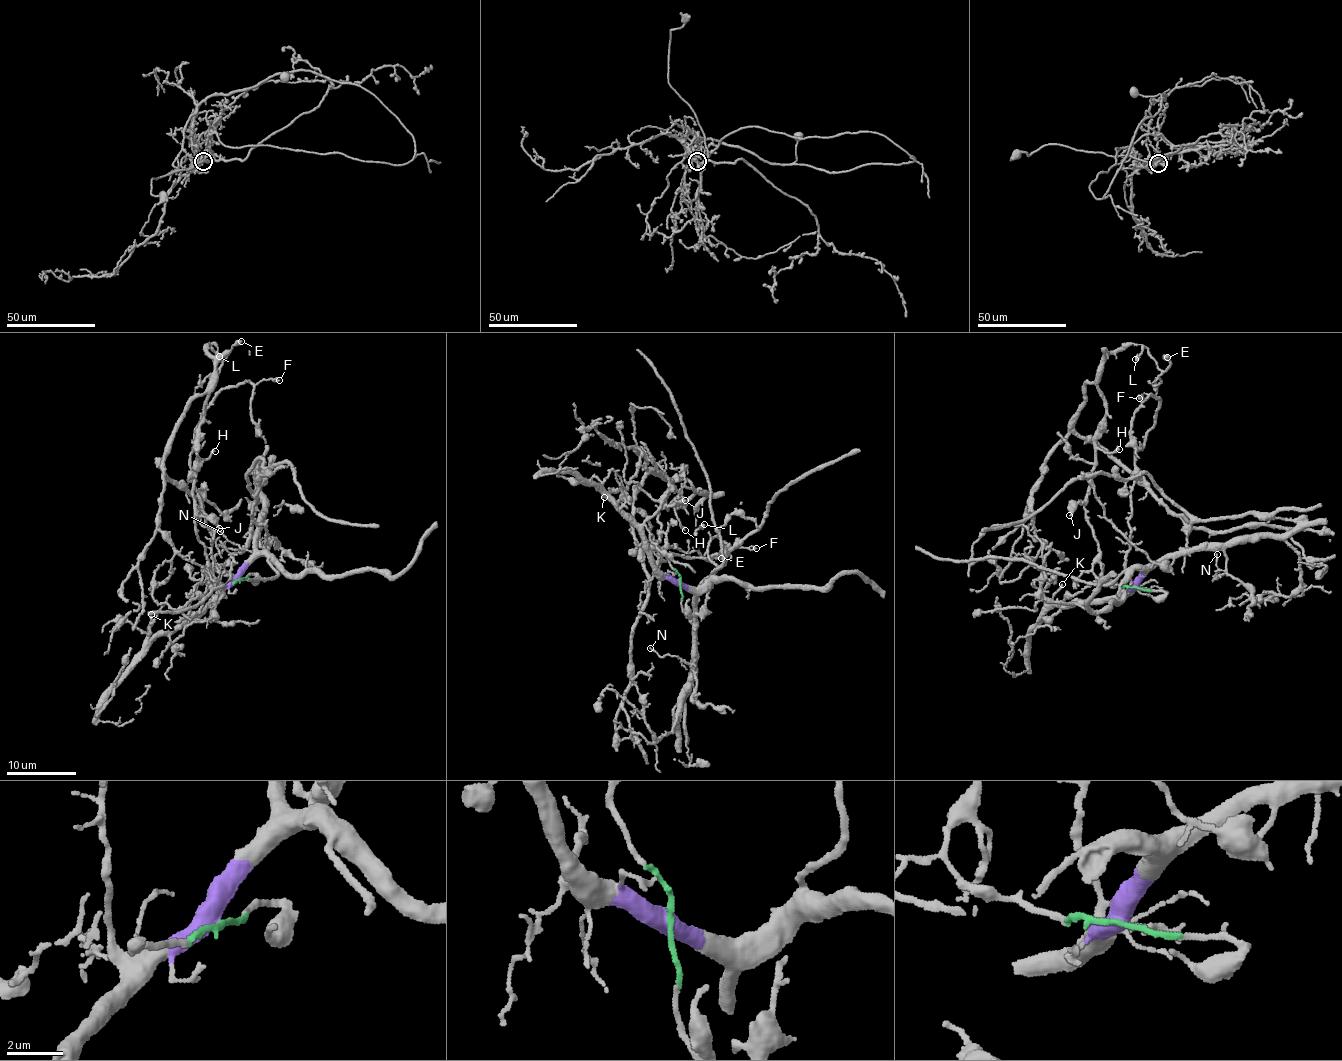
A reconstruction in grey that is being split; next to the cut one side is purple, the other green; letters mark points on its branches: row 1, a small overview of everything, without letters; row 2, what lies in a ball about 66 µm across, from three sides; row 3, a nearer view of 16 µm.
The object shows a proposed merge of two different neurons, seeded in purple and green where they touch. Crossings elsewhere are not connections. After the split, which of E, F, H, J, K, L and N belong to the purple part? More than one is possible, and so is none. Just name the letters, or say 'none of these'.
F, K, N

